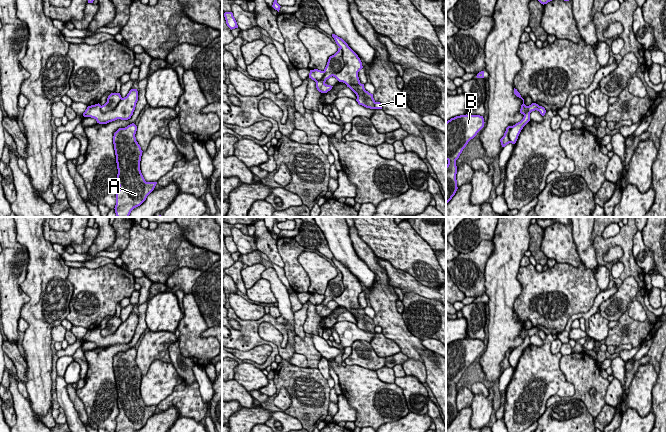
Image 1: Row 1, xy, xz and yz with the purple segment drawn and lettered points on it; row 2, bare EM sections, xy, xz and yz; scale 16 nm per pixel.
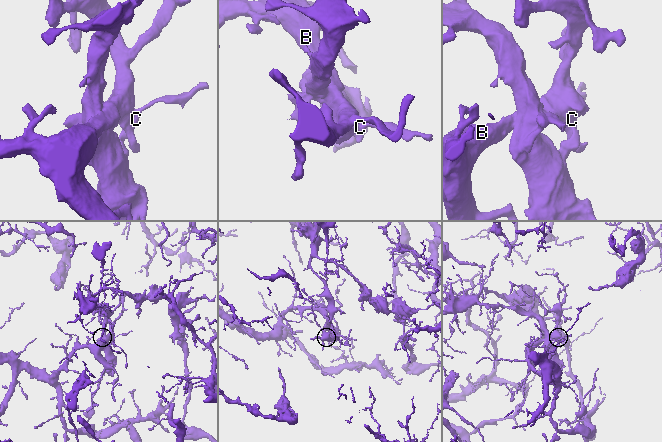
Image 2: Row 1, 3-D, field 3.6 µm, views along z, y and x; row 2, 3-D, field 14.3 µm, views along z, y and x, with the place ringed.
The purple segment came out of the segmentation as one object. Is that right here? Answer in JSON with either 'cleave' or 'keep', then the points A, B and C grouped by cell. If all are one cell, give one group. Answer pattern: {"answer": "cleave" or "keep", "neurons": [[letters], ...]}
{"answer": "cleave", "neurons": [["A", "C"], ["B"]]}

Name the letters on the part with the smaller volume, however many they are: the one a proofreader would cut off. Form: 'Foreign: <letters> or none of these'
Foreign: A, C

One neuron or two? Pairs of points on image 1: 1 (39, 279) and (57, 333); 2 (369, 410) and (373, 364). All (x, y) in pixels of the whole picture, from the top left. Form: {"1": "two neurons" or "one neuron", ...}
{"1": "two neurons", "2": "two neurons"}

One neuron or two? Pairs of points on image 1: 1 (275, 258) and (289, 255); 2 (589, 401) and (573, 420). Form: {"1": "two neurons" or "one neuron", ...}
{"1": "two neurons", "2": "two neurons"}

